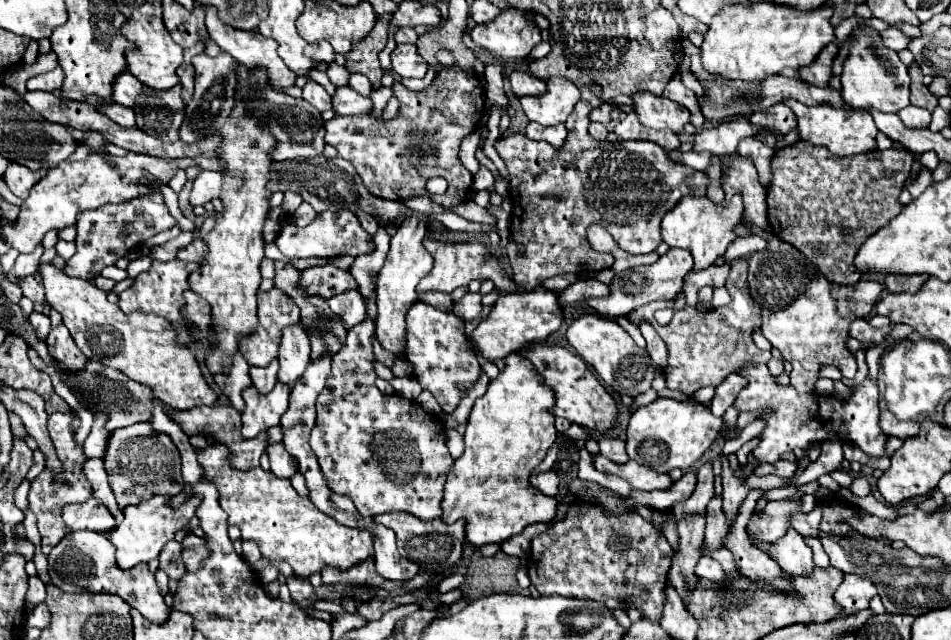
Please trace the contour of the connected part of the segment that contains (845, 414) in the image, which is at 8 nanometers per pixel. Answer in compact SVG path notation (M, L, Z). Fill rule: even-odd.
M766 364L760 366L746 366L740 370L744 378L748 378L748 386L738 394L736 408L740 412L744 410L756 410L762 406L770 406L774 414L762 416L766 420L766 430L760 434L762 442L754 450L754 458L764 462L776 462L780 460L780 454L790 452L794 448L806 448L814 442L824 440L846 440L856 444L860 450L864 450L868 456L884 456L884 444L886 436L882 434L878 426L878 386L872 380L864 380L858 388L852 390L850 400L840 400L836 396L822 396L822 394L804 394L798 396L792 386L778 386L776 378L768 372Z

